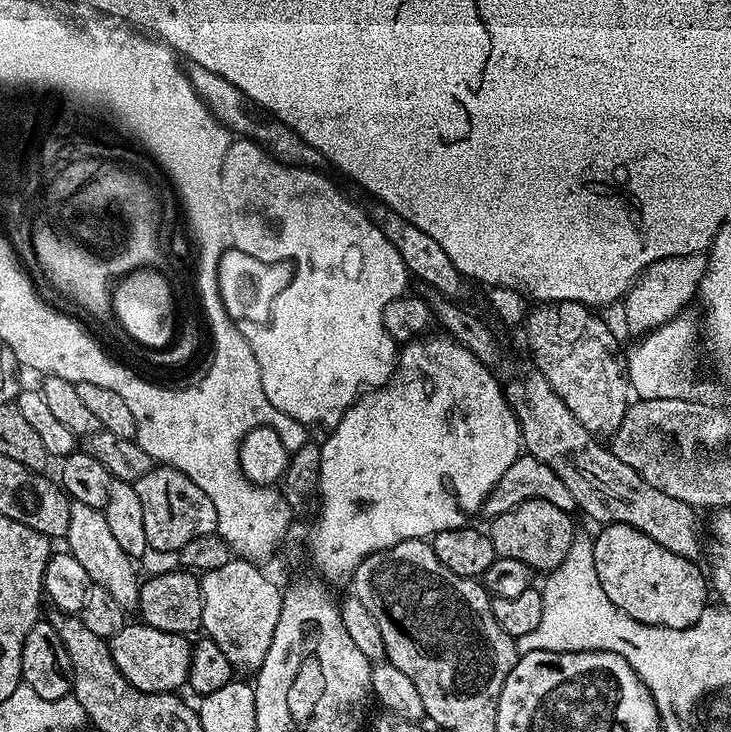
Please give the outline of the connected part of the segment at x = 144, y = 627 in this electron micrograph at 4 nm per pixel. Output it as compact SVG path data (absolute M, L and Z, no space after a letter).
M143 622L135 623L125 623L118 634L107 637L114 664L118 666L126 682L130 682L130 686L138 690L179 693L180 687L183 689L188 682L193 641L187 635L170 634Z

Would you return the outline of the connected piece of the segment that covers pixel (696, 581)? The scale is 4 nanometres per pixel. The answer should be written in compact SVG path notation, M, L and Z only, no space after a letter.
M605 524L599 529L600 533L594 536L592 545L594 546L594 570L598 570L598 582L602 582L602 590L606 590L606 598L610 598L610 602L614 602L614 606L618 606L618 610L622 610L626 614L630 614L630 618L634 618L643 624L650 626L666 626L667 628L688 628L692 624L698 622L698 618L703 614L704 609L709 607L708 592L710 596L710 584L706 579L706 572L699 568L696 560L687 560L682 554L674 554L674 550L666 550L666 546L658 546L658 542L654 542L654 538L650 538L646 534L642 534L642 530L638 530L634 526L626 526L625 524Z

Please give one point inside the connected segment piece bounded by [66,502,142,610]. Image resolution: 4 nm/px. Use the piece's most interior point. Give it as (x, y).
(89, 538)

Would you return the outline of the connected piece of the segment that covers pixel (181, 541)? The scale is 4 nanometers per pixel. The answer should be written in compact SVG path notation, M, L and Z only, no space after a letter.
M154 466L142 478L135 482L138 498L142 498L142 514L146 521L146 542L149 549L155 552L179 553L186 542L193 538L202 538L202 534L216 531L218 514L214 510L214 502L182 474L182 470L167 466Z

